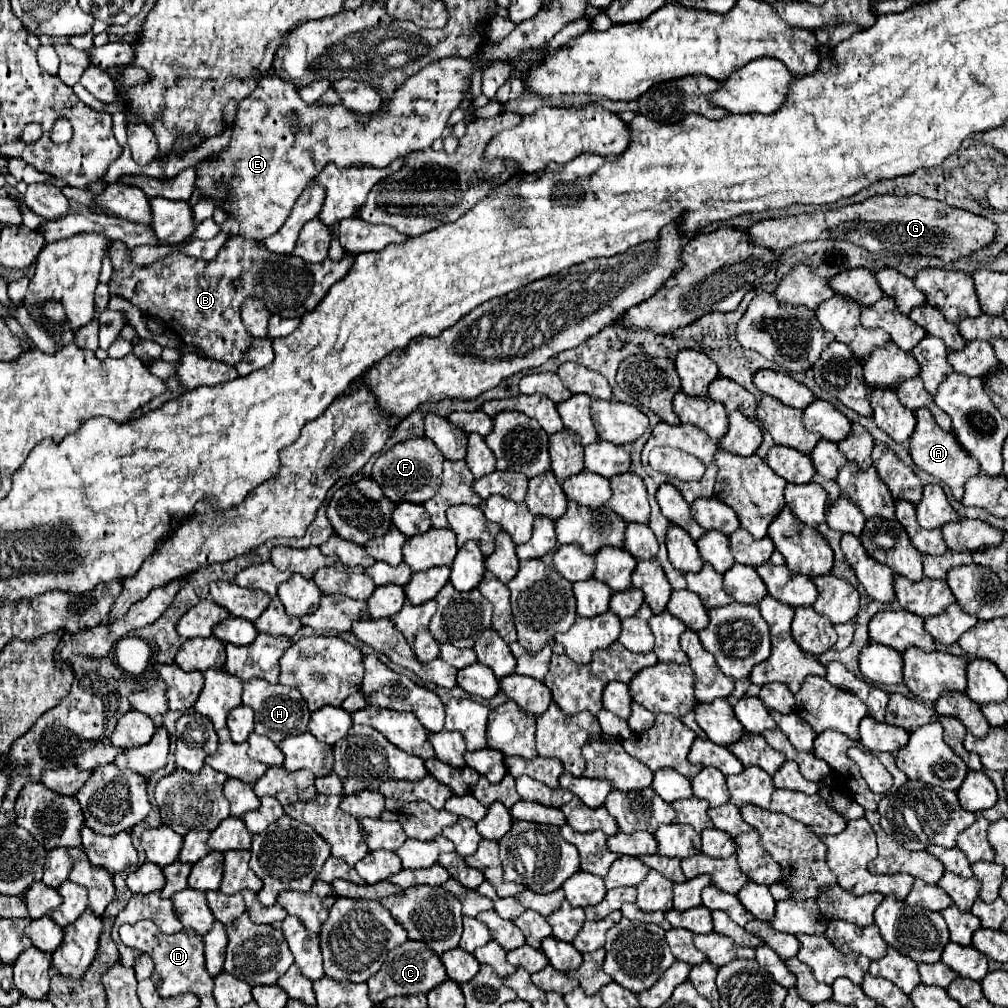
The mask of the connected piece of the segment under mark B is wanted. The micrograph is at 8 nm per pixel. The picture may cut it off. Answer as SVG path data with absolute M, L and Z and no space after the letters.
M231 236L225 242L225 246L217 252L217 258L213 260L191 258L181 252L171 252L163 260L151 266L139 268L129 262L129 248L123 242L113 242L111 262L113 262L115 272L109 282L109 290L111 294L121 294L131 304L135 304L145 314L145 318L153 318L165 328L169 328L181 342L199 348L205 358L213 358L225 364L237 364L253 340L241 322L241 306L247 298L261 298L267 310L271 314L279 314L281 318L299 318L305 312L311 312L325 298L325 294L335 282L345 278L345 274L353 266L353 260L355 260L355 254L345 252L345 256L337 262L331 258L325 258L319 264L309 264L309 262L303 262L303 258L295 254L271 252L259 240Z

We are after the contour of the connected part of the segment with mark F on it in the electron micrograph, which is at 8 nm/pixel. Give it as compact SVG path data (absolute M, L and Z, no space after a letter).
M411 438L405 442L395 444L391 450L381 454L373 464L373 480L383 488L385 496L393 502L417 502L423 504L425 500L433 498L441 484L441 466L443 454L437 450L429 438Z

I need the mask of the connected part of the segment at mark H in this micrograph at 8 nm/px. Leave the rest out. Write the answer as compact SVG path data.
M251 678L243 686L243 704L253 708L253 712L255 712L255 732L271 738L275 744L285 740L287 736L303 734L307 730L309 710L307 710L305 700L301 698L301 692L297 688L269 684L261 678Z

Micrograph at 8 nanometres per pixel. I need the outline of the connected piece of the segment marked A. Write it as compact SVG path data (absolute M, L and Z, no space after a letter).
M925 408L917 410L915 418L917 418L917 426L915 426L913 436L909 438L909 454L915 462L915 466L919 470L939 478L941 482L945 482L951 488L951 494L955 496L955 500L961 500L963 492L965 492L965 482L981 472L977 462L973 462L973 458L969 458L965 454L965 450L961 448L961 444L957 442L957 438L951 432L945 432L937 426L937 422L935 422L933 414L929 414L929 410L925 410Z

